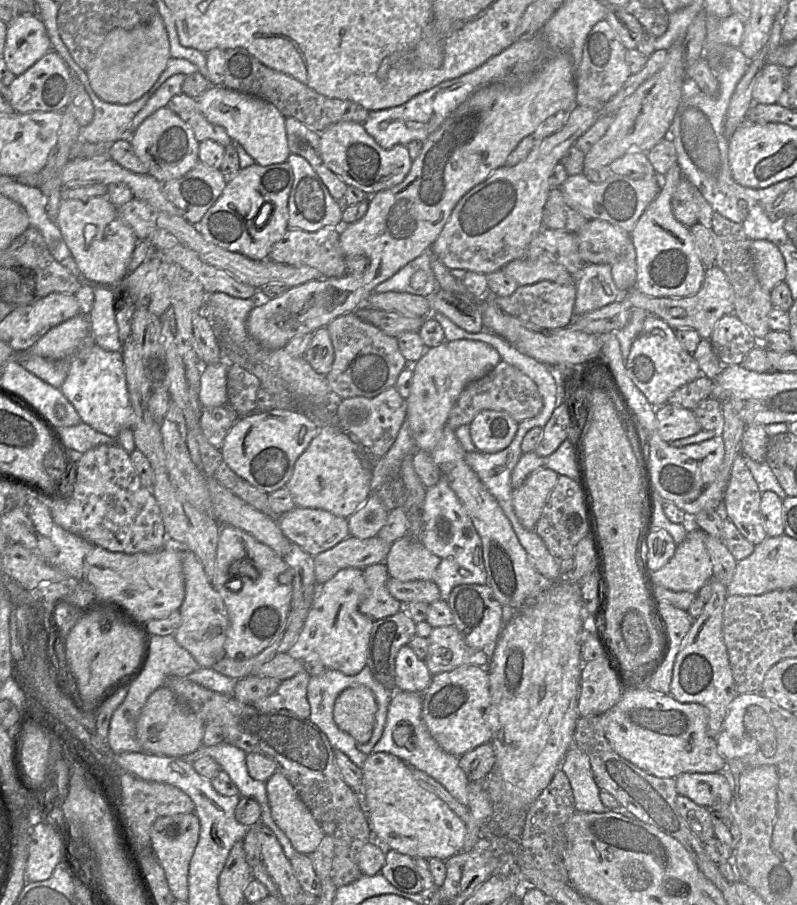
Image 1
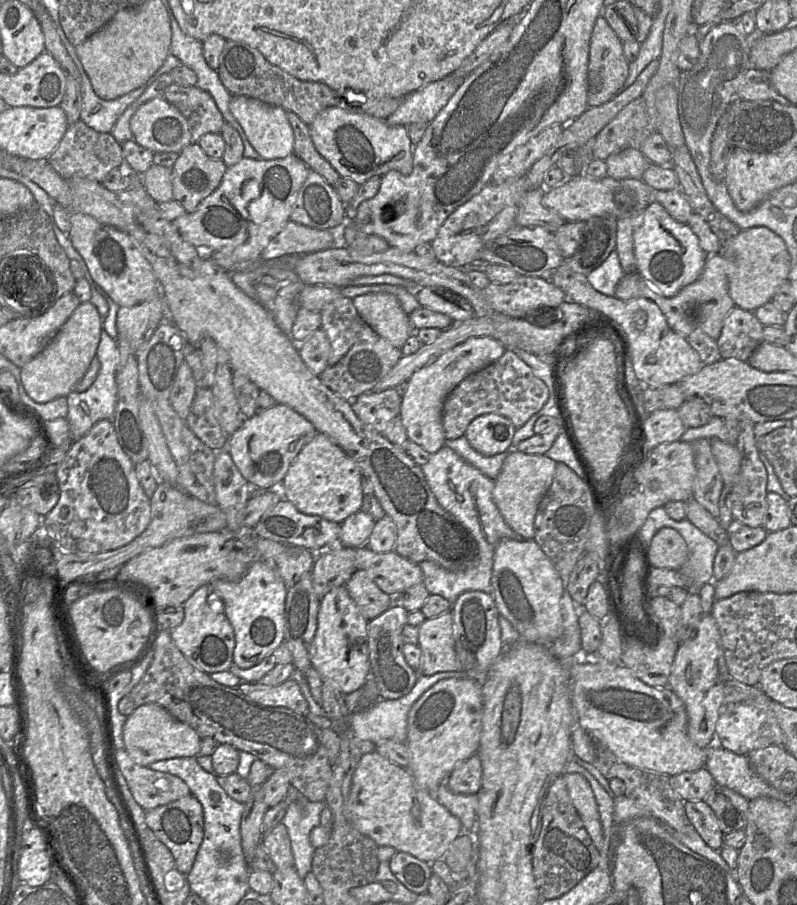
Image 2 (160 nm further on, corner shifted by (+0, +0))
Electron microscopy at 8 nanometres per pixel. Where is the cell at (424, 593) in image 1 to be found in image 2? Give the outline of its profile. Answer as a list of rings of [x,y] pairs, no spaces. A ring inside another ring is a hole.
[[[366,545],[355,549],[356,570],[365,570],[376,585],[391,597],[397,597],[409,587],[423,583],[418,563],[400,556],[395,550],[375,553]]]

